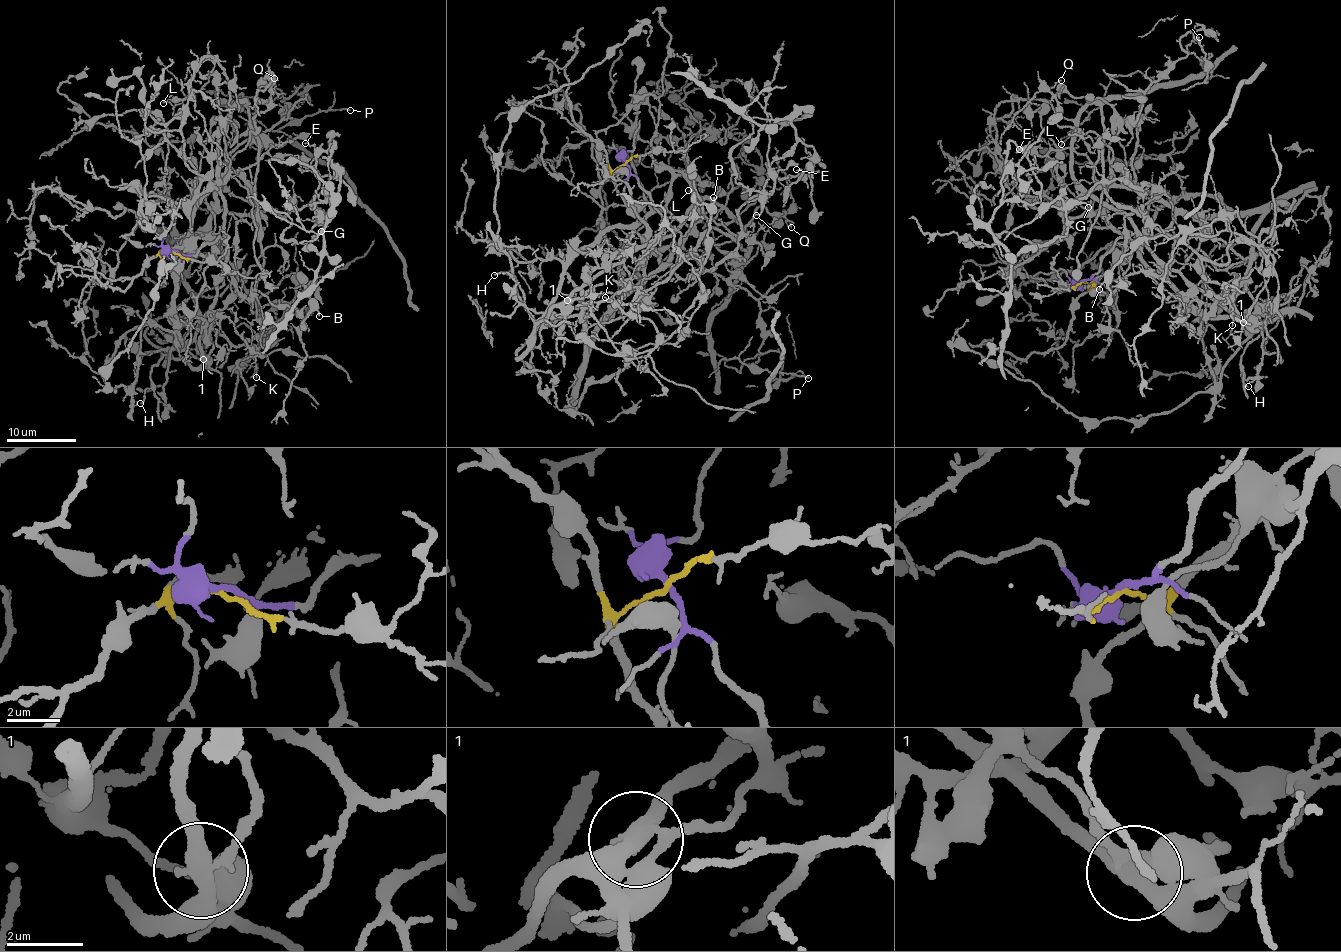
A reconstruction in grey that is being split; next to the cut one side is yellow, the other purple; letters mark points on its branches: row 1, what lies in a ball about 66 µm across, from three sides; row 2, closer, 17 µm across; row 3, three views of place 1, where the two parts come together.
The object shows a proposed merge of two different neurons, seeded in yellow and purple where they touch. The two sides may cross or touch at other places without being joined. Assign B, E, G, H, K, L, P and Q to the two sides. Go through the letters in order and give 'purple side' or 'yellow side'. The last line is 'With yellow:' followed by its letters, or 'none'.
B: yellow side
E: yellow side
G: yellow side
H: purple side
K: yellow side
L: purple side
P: purple side
Q: yellow side
With yellow: B, E, G, K, Q

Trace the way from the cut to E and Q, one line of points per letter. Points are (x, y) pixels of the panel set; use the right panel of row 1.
E: (1081, 281), (1131, 258), (1174, 210), (1155, 199), (1163, 190), (1116, 179), (1041, 202), (1019, 150)
Q: (1081, 281), (1110, 271), (1130, 241), (1105, 209), (1114, 109), (1100, 98), (1054, 87), (1062, 81)

